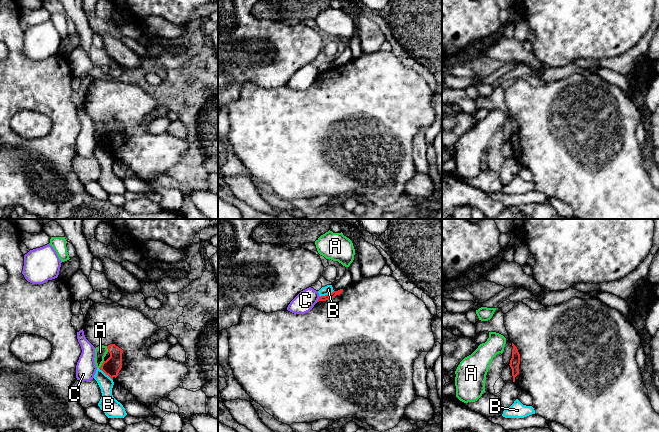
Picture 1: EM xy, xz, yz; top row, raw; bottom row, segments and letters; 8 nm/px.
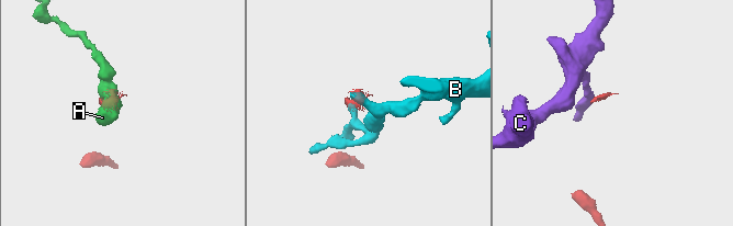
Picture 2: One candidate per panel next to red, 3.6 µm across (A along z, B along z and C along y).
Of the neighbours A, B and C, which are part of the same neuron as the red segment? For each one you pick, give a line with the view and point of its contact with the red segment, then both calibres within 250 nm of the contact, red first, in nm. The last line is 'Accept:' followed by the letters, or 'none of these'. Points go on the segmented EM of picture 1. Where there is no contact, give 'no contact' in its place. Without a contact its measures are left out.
Accept: none of these

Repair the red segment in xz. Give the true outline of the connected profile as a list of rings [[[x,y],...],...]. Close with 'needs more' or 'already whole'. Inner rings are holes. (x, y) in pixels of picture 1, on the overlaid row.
[[[377,275],[363,278],[357,283],[352,283],[345,289],[319,297],[314,307],[305,314],[294,314],[287,309],[265,313],[247,305],[241,312],[240,322],[227,329],[229,340],[229,364],[234,377],[251,400],[260,404],[264,410],[277,421],[287,425],[293,423],[313,423],[320,419],[339,420],[342,418],[355,418],[362,423],[367,423],[370,429],[385,432],[394,428],[402,419],[404,411],[416,397],[413,383],[413,365],[422,352],[429,352],[435,344],[431,322],[434,315],[430,313],[425,303],[414,294],[404,290],[399,282],[392,276]]]; needs more

